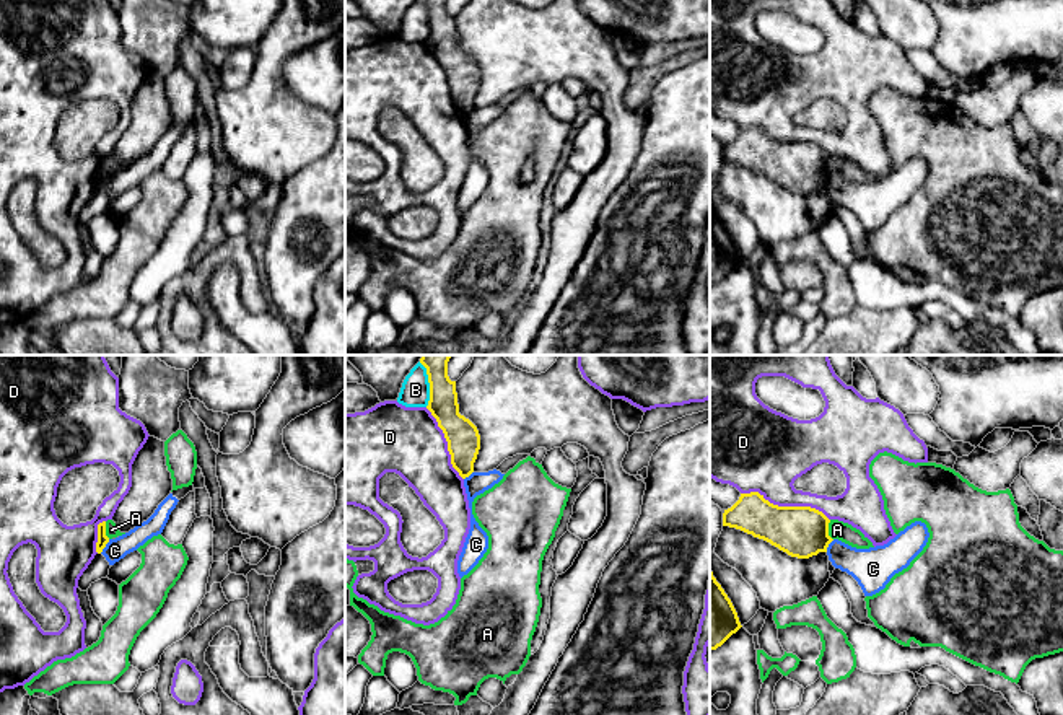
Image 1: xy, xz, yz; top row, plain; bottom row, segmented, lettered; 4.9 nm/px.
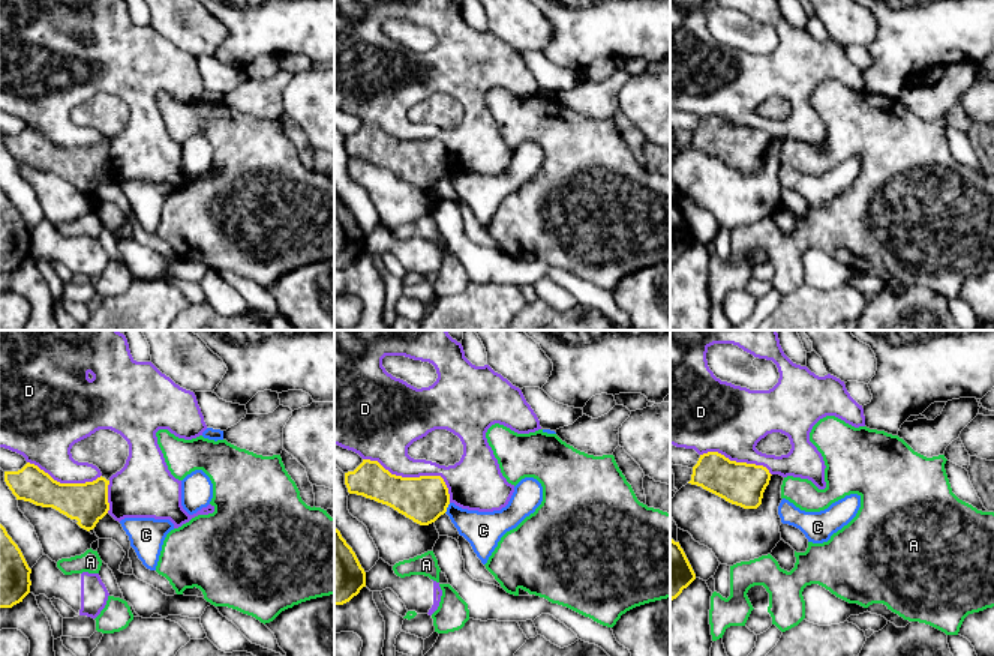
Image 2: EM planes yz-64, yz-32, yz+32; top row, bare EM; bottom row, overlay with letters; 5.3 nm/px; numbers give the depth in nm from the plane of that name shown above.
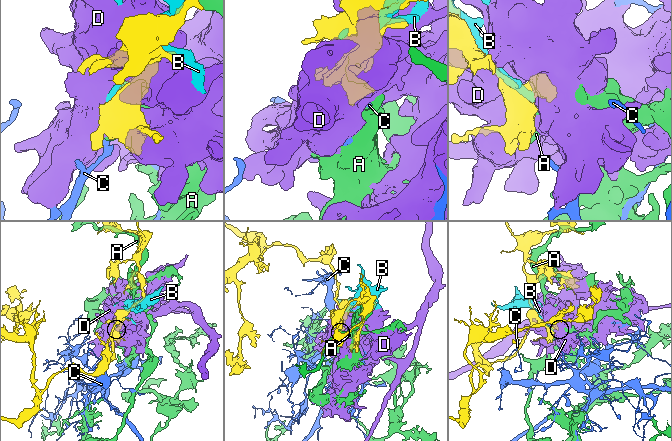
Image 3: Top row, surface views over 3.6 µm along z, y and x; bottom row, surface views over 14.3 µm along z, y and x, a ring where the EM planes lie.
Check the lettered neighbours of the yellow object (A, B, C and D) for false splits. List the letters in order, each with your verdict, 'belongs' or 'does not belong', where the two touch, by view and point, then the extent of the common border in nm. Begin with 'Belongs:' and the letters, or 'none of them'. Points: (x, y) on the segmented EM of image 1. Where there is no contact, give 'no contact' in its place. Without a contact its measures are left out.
Belongs: none of them
A: does not belong; contact yz (827, 530); length 110 nm
B: does not belong; contact xz (430, 385); length 220 nm
C: does not belong; contact xy (104, 546); length 90 nm
D: does not belong; contact yz (785, 507); length 460 nm

